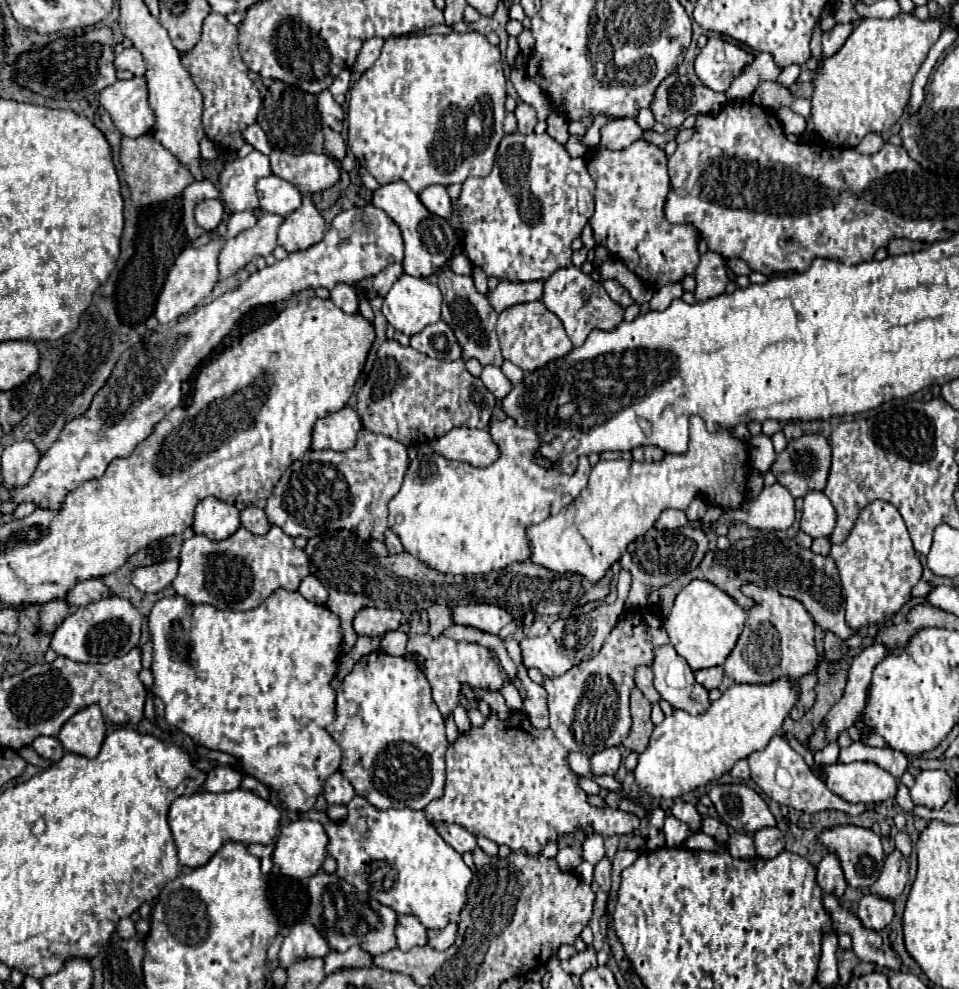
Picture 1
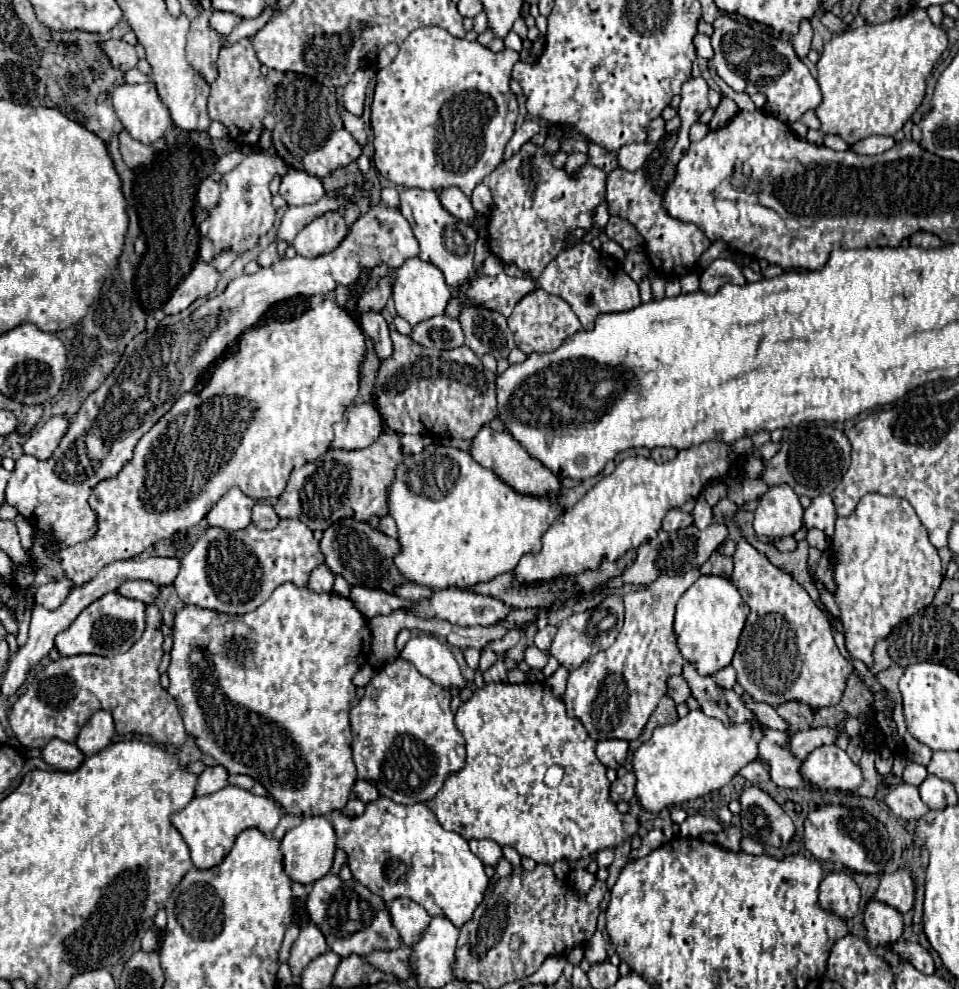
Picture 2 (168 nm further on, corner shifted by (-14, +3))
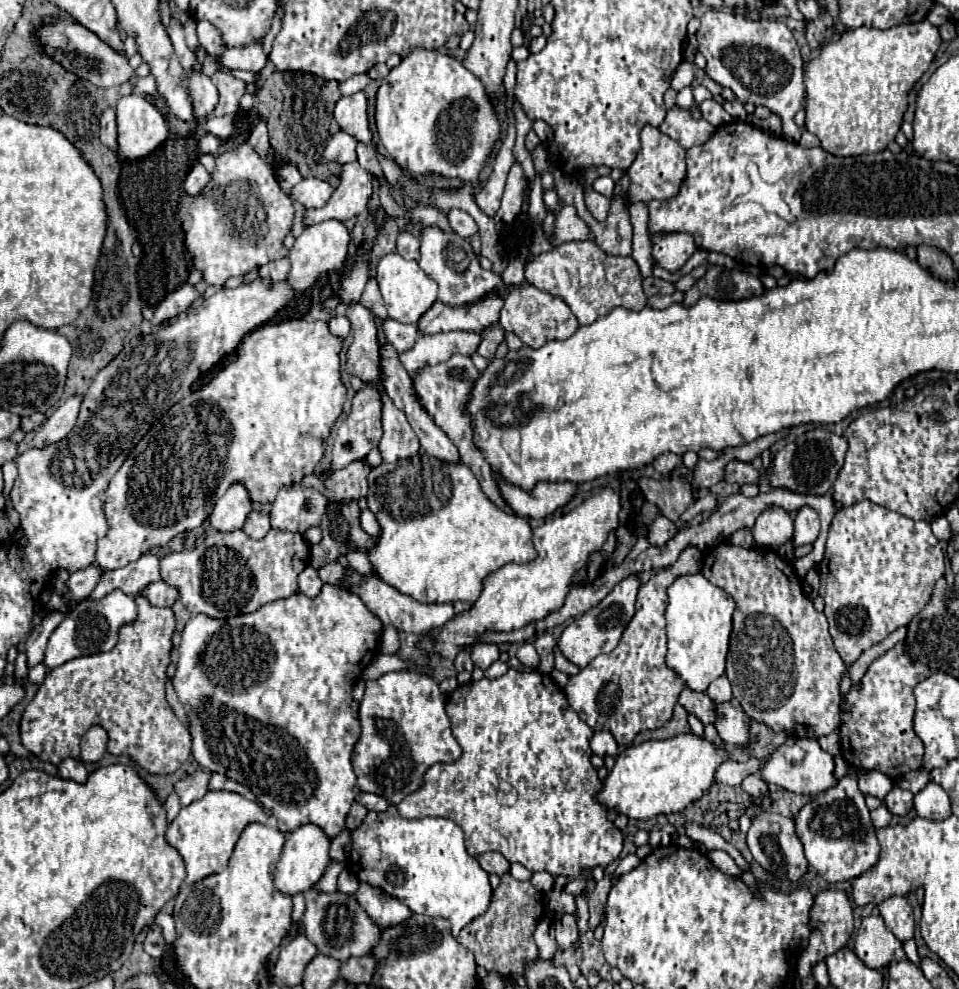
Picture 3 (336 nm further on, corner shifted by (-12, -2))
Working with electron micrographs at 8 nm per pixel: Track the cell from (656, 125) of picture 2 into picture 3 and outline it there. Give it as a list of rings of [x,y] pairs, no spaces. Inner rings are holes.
[[[674,107],[674,109],[668,111],[664,123],[658,129],[664,135],[668,135],[674,141],[678,141],[684,149],[690,149],[694,145],[702,145],[716,131],[716,127],[712,123],[708,123],[708,121],[696,121],[696,119],[690,117],[690,111],[682,111],[678,107]]]

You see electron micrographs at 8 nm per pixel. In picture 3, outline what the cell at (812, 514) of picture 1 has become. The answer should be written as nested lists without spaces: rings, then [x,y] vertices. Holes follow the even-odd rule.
[[[802,507],[794,519],[794,543],[796,545],[806,545],[814,543],[820,531],[820,517],[818,511],[812,507]]]

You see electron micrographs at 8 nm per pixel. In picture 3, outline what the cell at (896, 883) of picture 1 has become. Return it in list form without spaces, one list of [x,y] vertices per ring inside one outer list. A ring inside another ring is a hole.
[[[894,895],[888,897],[886,901],[882,901],[878,905],[878,911],[886,923],[886,927],[890,927],[890,931],[900,939],[912,939],[914,937],[914,915],[912,915],[912,905],[908,903],[908,899],[904,895]]]

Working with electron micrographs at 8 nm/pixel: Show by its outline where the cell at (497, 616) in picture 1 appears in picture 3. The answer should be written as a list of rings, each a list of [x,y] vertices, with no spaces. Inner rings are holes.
[[[346,573],[348,575],[348,589],[358,593],[358,597],[366,603],[366,607],[382,621],[382,625],[392,625],[400,631],[406,633],[416,633],[416,635],[426,635],[432,629],[438,629],[442,625],[446,625],[448,621],[452,621],[454,617],[462,615],[464,611],[468,611],[472,607],[472,601],[454,601],[454,603],[420,603],[416,599],[412,599],[410,595],[400,593],[398,589],[390,587],[388,583],[380,581],[378,577],[362,577],[360,573]]]

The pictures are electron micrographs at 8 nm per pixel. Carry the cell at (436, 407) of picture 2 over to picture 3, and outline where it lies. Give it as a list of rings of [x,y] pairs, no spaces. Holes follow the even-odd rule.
[[[452,355],[448,361],[438,363],[438,365],[426,365],[422,369],[418,369],[416,377],[412,379],[412,389],[420,401],[420,405],[426,409],[426,413],[432,417],[432,421],[448,435],[448,439],[458,447],[460,451],[460,459],[464,459],[464,463],[474,471],[474,475],[478,477],[482,489],[486,491],[486,495],[490,499],[494,499],[494,503],[498,503],[504,511],[512,511],[504,499],[500,497],[500,491],[496,487],[496,479],[492,475],[492,469],[488,465],[488,461],[484,459],[484,455],[480,453],[480,449],[474,445],[472,437],[474,437],[474,427],[472,427],[472,415],[468,413],[468,401],[470,401],[470,391],[474,387],[474,383],[478,381],[480,371],[474,367],[472,359],[468,355]]]

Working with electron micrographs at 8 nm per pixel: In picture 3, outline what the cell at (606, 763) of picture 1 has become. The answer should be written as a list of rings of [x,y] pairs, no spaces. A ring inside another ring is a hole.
[[[596,731],[592,741],[590,741],[590,747],[598,757],[606,757],[606,755],[616,755],[618,753],[618,743],[614,741],[614,737],[608,731]]]

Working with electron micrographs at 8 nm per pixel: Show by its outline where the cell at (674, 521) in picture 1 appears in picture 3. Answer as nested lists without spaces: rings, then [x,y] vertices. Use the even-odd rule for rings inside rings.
[[[660,515],[654,523],[652,523],[652,527],[650,527],[650,531],[648,531],[648,539],[650,539],[650,543],[654,543],[654,545],[662,545],[662,543],[666,543],[666,541],[670,541],[674,535],[676,535],[676,525],[670,521],[670,519],[666,519],[664,515]]]

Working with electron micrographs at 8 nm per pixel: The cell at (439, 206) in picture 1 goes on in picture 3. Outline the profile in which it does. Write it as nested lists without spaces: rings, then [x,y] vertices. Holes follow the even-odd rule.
[[[450,209],[448,211],[448,223],[464,239],[470,239],[470,235],[474,235],[478,231],[476,221],[466,211],[460,211],[460,209]]]

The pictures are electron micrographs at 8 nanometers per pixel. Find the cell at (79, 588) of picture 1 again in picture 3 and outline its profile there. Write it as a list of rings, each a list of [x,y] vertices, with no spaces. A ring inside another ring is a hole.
[[[164,581],[158,583],[150,583],[142,595],[148,599],[148,603],[152,607],[172,607],[172,603],[178,599],[178,591],[174,591],[174,587],[166,585]]]

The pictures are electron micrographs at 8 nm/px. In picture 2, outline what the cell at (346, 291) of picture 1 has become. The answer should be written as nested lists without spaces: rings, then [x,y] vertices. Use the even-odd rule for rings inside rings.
[[[366,312],[360,316],[362,332],[372,340],[376,356],[380,360],[386,360],[392,356],[392,340],[390,340],[390,328],[388,322],[380,316],[380,312]]]

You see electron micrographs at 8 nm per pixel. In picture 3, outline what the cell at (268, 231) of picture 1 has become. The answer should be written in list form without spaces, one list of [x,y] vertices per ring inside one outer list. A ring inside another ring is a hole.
[[[356,161],[342,165],[342,177],[338,189],[332,193],[330,201],[322,209],[306,209],[302,223],[316,225],[326,219],[346,221],[358,217],[372,197],[372,175],[362,169]]]

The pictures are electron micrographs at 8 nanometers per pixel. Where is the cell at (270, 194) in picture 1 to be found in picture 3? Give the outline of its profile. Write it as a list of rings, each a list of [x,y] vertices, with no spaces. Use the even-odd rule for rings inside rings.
[[[306,177],[298,185],[292,187],[290,197],[292,201],[302,203],[306,209],[312,209],[312,207],[324,207],[332,191],[334,189],[326,181],[320,181],[316,177]]]

